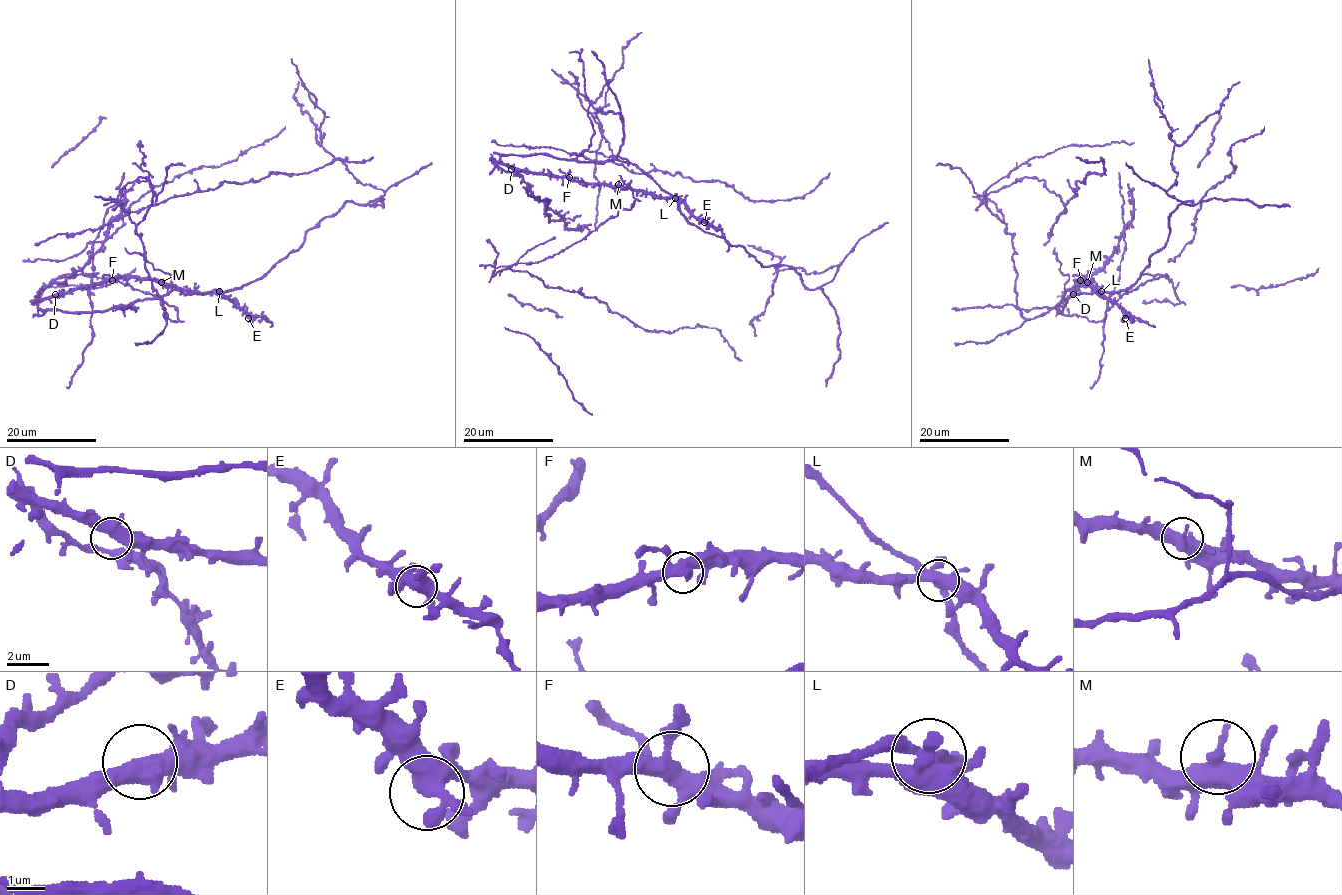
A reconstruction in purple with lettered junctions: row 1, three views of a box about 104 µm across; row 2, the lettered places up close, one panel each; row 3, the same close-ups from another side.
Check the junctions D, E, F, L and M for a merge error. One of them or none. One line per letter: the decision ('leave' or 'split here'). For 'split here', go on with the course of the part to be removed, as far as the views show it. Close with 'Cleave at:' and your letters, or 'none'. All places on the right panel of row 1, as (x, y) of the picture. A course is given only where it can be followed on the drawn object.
D: leave
E: leave
F: leave
L: leave
M: leave
Cleave at: none

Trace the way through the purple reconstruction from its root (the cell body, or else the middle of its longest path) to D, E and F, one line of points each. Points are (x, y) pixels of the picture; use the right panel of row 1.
D: (1067, 290), (1073, 293), (1101, 292), (1084, 277), (1073, 294)
E: (1067, 290), (1073, 293), (1100, 291), (1125, 318)
F: (1067, 290), (1073, 293), (1101, 292), (1086, 277), (1080, 280)

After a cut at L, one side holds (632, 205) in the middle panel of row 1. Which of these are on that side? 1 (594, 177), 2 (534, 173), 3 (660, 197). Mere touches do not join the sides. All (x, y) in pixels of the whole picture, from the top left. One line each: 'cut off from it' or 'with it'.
1: cut off from it
2: with it
3: with it

